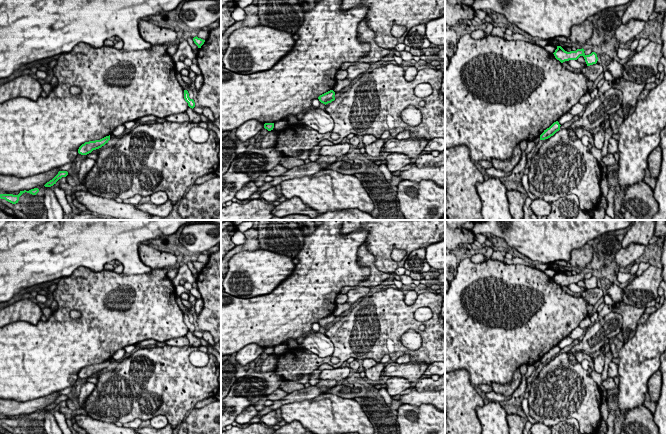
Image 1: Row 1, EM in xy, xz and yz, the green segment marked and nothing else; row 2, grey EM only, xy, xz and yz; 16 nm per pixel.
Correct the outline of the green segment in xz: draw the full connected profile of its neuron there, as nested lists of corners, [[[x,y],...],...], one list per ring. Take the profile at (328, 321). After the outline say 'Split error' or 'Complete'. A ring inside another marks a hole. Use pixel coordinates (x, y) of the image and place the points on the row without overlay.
[[[330,314],[322,319],[320,319],[318,321],[319,325],[323,328],[328,328],[328,327],[331,327],[332,325],[335,324],[335,316],[333,314]]]. Complete

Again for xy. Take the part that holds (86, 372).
[[[110,359],[100,364],[85,366],[79,371],[78,377],[81,379],[87,379],[91,377],[93,374],[99,373],[102,370],[104,370],[106,367],[108,367],[109,364],[110,364]]]. Complete

